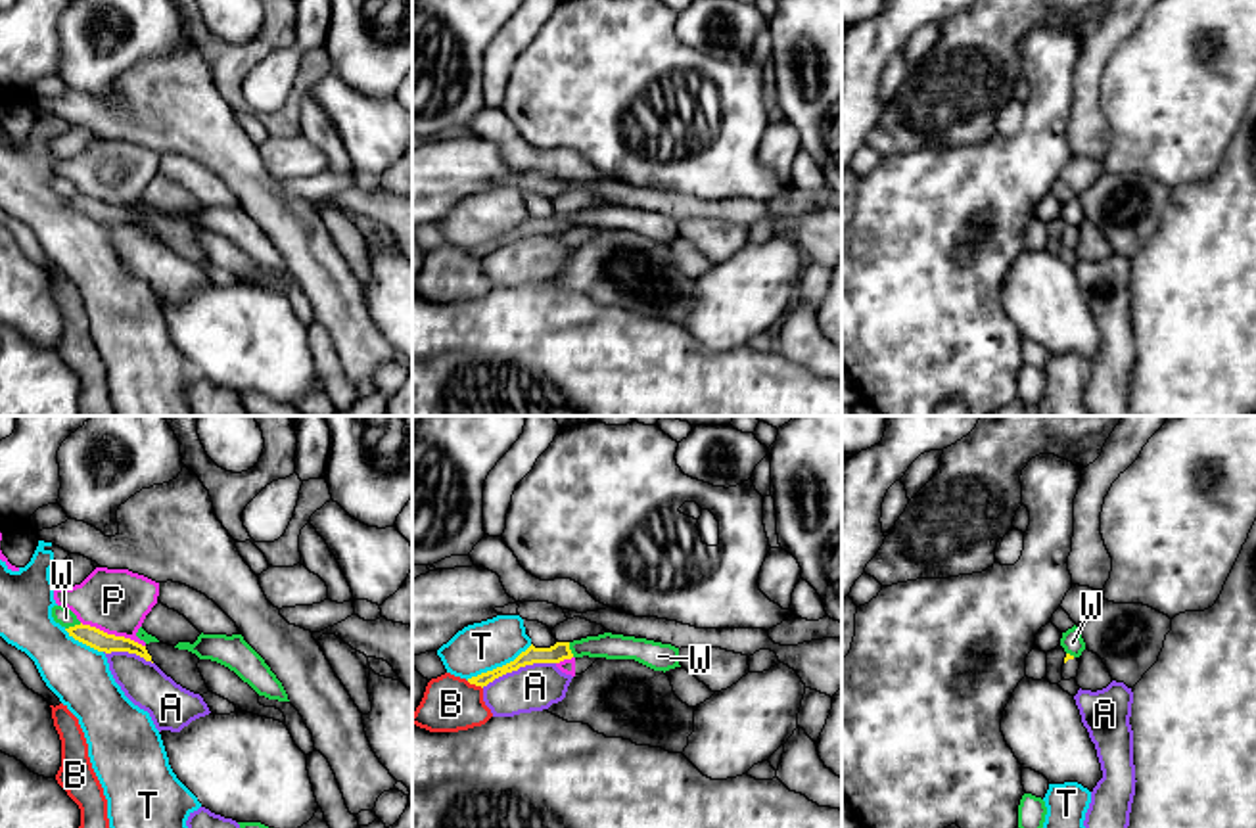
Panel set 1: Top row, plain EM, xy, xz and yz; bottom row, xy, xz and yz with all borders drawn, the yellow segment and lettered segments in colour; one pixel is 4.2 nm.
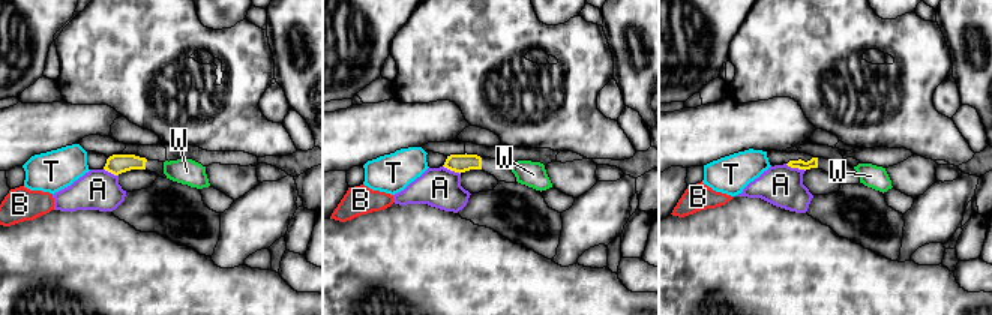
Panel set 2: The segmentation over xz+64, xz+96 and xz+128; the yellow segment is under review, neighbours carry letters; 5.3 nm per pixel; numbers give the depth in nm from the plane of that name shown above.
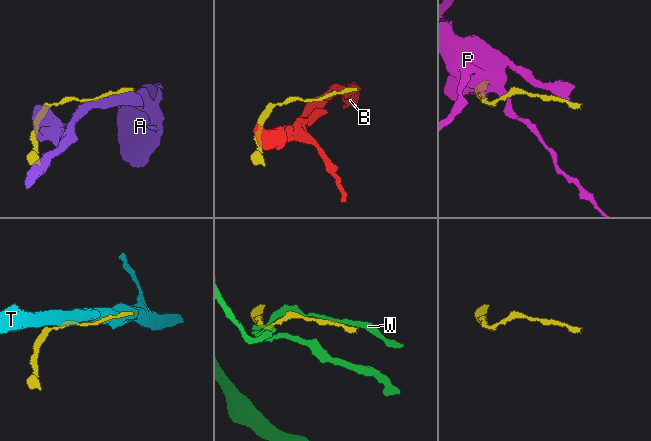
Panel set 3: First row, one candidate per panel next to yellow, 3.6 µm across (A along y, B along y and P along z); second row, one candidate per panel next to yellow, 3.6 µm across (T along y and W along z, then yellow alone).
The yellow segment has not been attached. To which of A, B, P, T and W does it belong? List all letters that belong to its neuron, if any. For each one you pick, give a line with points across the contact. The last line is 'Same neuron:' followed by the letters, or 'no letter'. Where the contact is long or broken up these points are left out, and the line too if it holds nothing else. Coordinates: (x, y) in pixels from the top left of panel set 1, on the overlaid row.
Same neuron: no letter

